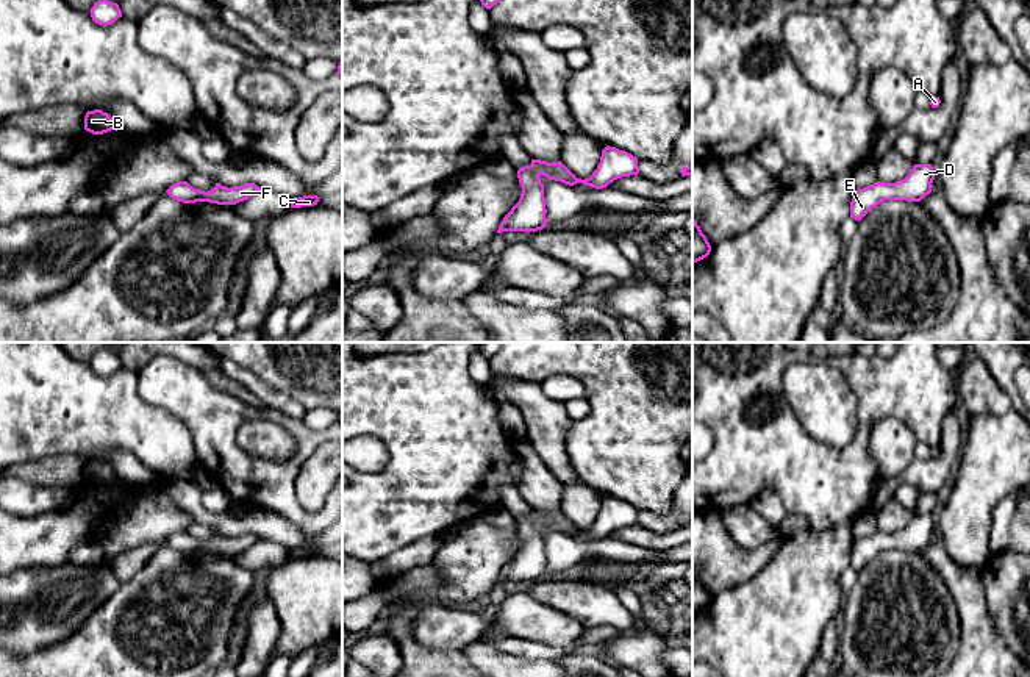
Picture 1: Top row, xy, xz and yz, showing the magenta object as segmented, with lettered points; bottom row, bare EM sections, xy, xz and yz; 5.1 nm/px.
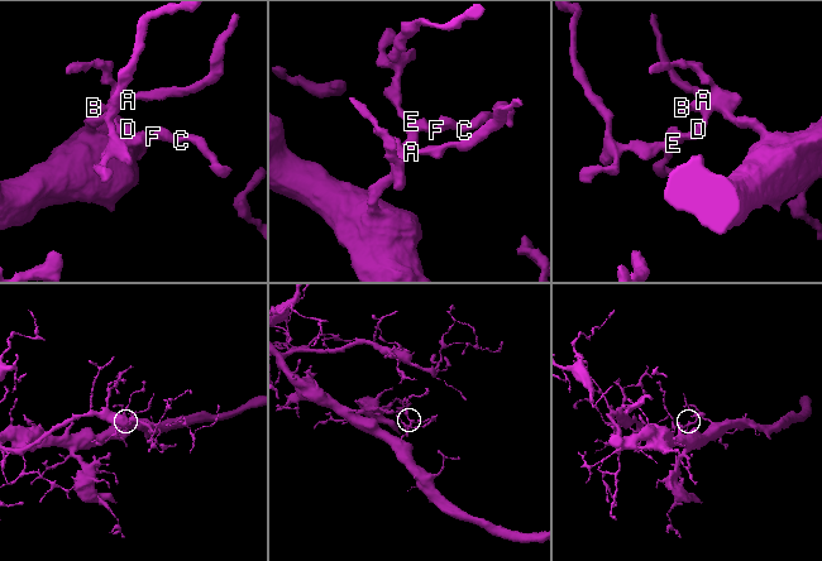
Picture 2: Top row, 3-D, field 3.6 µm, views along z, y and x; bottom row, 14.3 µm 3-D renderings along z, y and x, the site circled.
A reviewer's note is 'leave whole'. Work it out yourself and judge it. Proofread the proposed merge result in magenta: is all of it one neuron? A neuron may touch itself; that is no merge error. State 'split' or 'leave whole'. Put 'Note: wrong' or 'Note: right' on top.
Note: right
leave whole

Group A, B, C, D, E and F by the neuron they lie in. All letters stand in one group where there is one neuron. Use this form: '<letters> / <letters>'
A B C D E F

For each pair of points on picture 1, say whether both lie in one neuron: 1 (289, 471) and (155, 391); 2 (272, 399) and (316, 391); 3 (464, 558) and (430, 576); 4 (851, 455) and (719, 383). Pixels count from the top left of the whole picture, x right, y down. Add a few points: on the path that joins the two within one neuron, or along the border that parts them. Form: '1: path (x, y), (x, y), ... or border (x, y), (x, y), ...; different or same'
1: path (257, 471), (250, 471), (188, 408); same
2: border (258, 376), (307, 408); different
3: border (444, 579), (432, 588), (407, 593); different
4: path (813, 462), (791, 462), (765, 446), (738, 421); same

